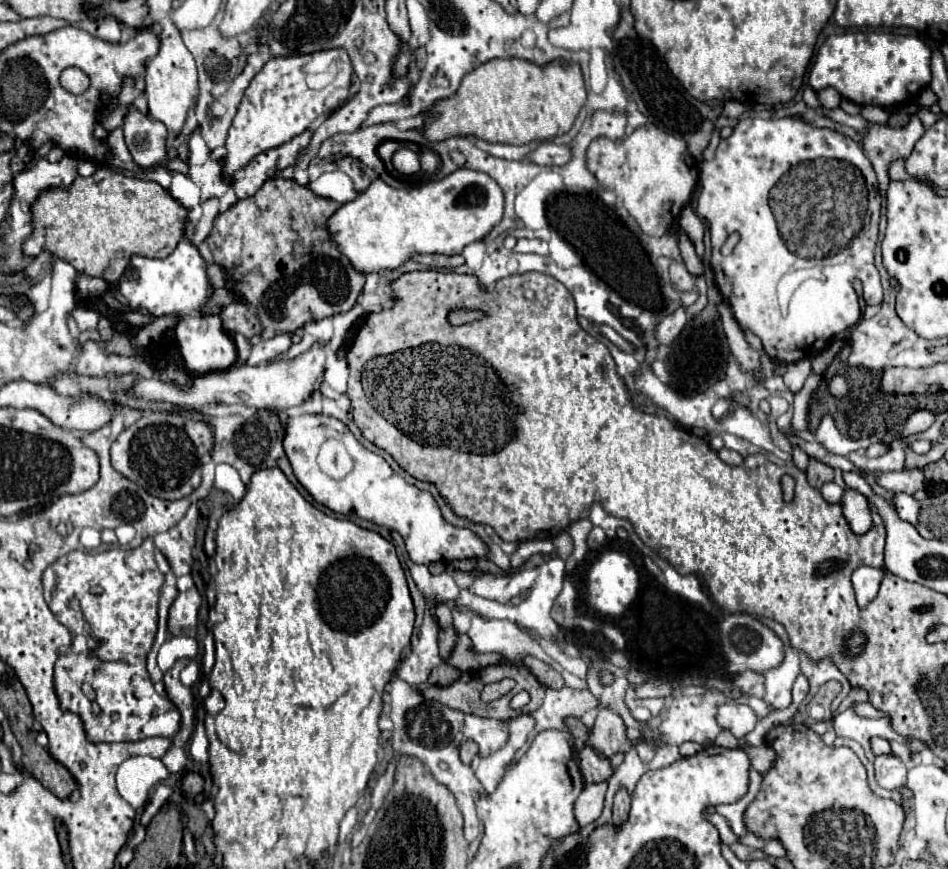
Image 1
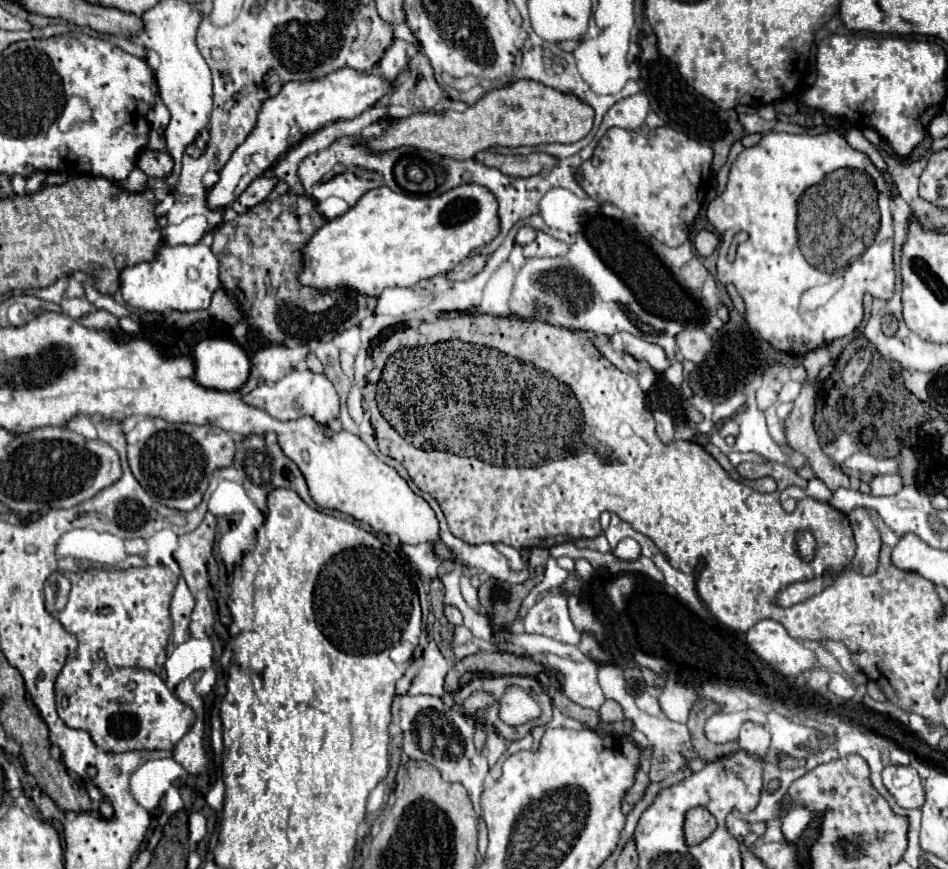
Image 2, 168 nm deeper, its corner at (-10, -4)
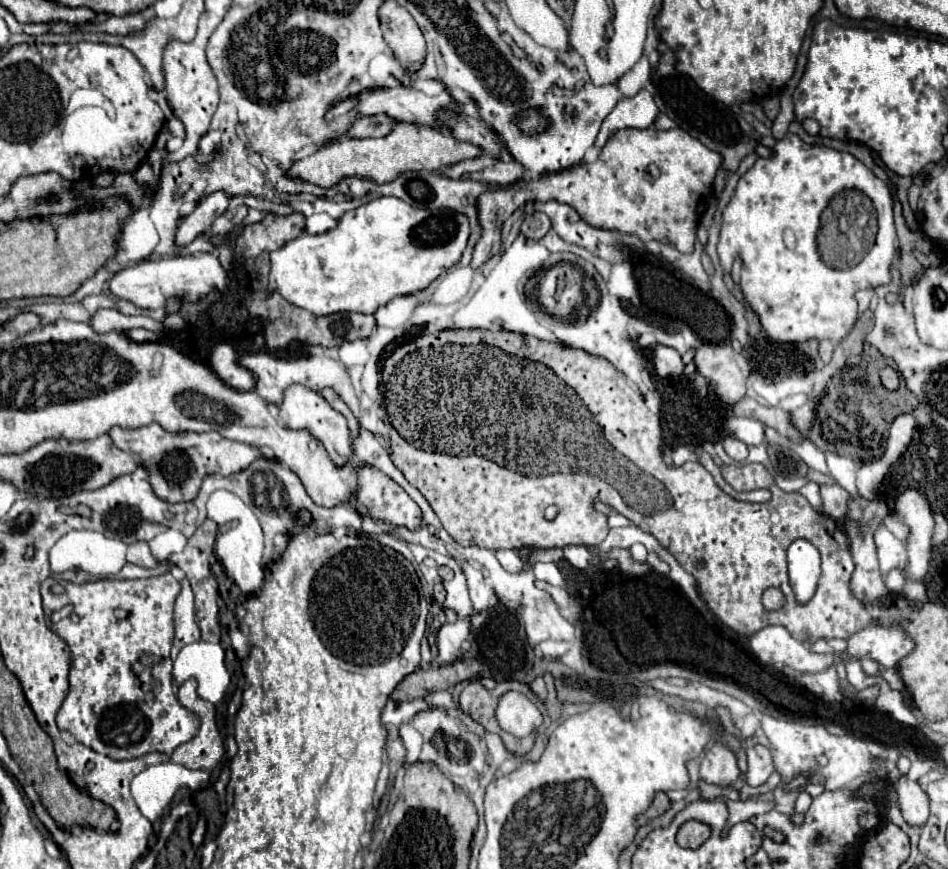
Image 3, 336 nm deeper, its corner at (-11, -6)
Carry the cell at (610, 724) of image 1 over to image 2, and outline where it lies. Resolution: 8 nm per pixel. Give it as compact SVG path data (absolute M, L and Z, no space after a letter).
M606 700L600 708L600 720L602 722L622 722L624 720L624 712L622 712L622 706L612 702L612 700Z

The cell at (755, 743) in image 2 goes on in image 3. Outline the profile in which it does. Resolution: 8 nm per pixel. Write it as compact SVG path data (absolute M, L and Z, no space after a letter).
M749 746L747 758L749 758L749 770L745 774L745 782L749 786L765 784L767 778L771 776L771 772L775 770L771 752L765 746Z

